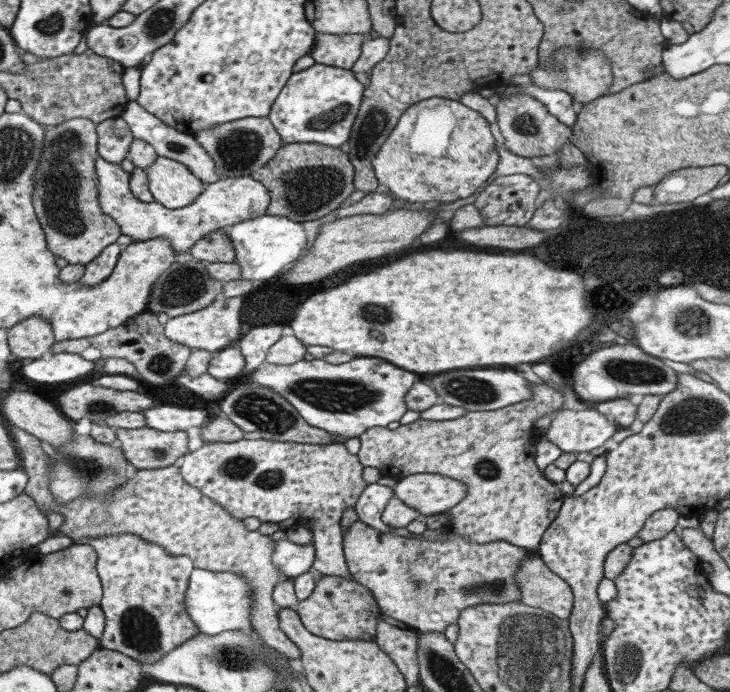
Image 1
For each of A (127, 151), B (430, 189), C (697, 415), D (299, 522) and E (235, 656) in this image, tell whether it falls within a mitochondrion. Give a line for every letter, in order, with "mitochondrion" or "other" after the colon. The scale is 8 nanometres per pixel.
A: other
B: other
C: mitochondrion
D: other
E: mitochondrion

